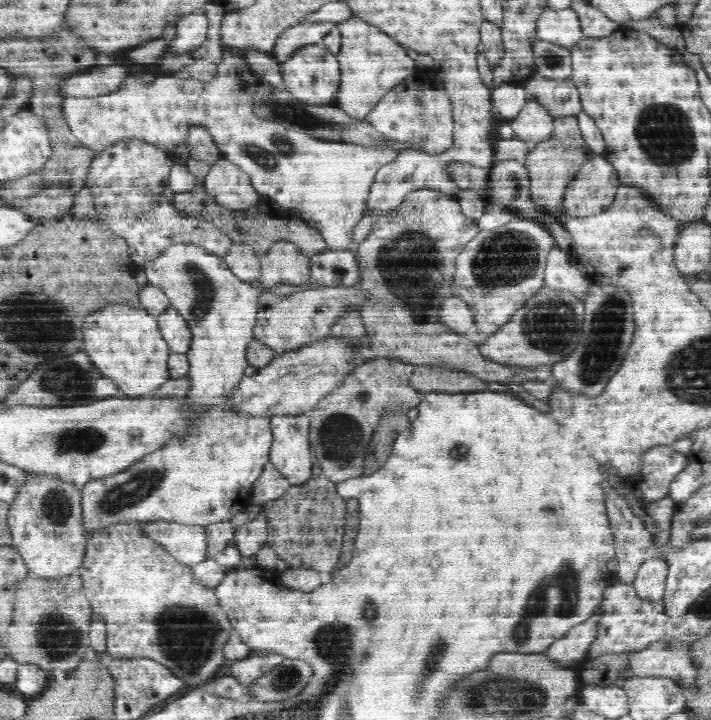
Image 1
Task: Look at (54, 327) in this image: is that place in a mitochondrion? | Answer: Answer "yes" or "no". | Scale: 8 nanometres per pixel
yes

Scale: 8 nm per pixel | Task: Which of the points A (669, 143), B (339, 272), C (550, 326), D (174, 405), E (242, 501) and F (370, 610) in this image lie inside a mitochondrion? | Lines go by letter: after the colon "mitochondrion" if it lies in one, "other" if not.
A: mitochondrion
B: other
C: mitochondrion
D: other
E: other
F: mitochondrion

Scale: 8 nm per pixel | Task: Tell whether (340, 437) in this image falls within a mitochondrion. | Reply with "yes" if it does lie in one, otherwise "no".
yes

